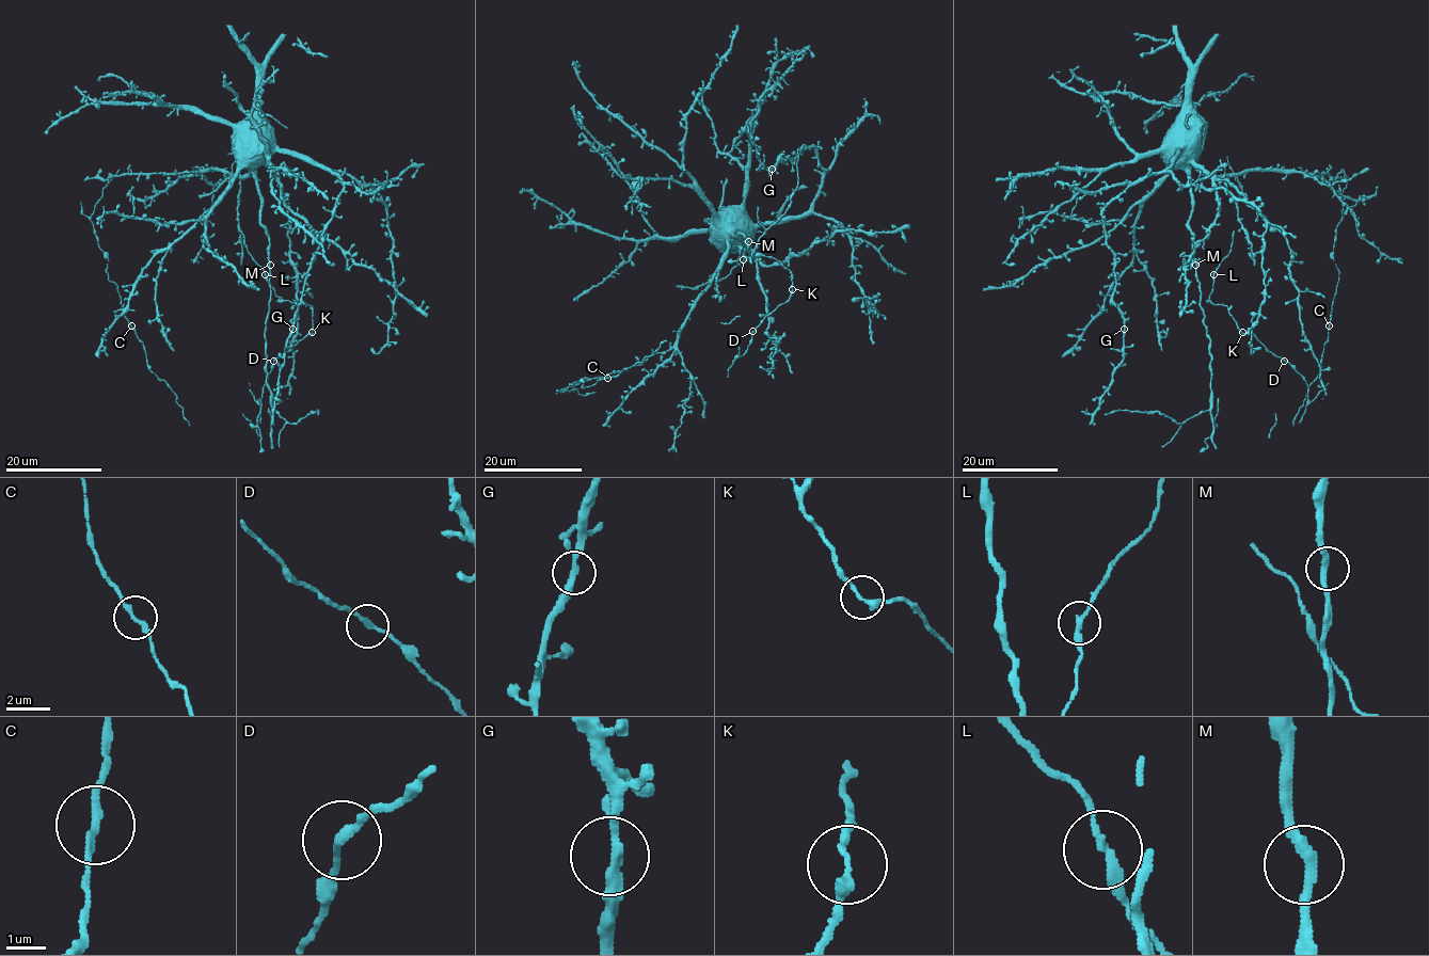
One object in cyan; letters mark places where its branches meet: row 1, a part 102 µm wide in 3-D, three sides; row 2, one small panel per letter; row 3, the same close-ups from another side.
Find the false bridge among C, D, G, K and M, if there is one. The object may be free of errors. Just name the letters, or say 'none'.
none

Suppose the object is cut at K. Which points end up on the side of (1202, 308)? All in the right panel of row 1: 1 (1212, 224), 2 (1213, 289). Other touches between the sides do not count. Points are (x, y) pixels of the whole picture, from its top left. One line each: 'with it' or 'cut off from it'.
1: with it
2: cut off from it

